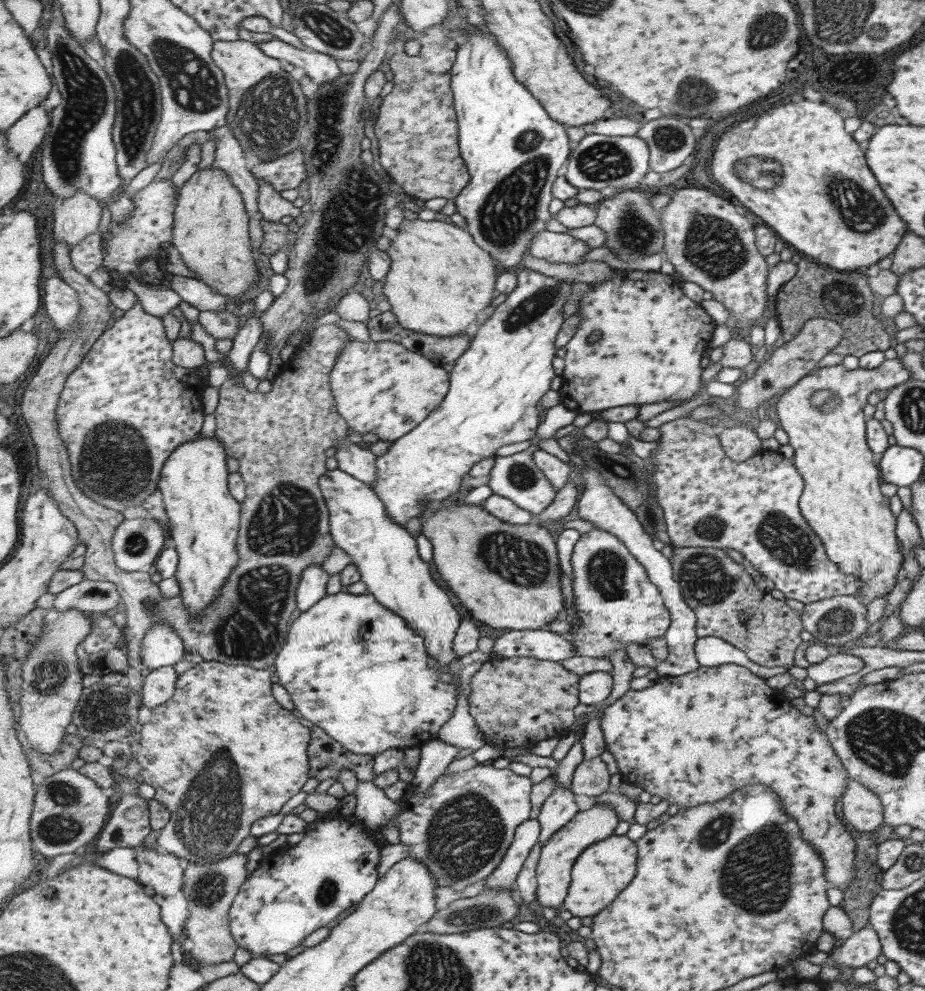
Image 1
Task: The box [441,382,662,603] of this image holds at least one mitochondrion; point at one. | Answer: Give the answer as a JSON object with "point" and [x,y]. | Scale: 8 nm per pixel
{"point":[523,562]}

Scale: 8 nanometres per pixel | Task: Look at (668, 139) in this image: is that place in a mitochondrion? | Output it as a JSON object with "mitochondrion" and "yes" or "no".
{"mitochondrion":"yes"}

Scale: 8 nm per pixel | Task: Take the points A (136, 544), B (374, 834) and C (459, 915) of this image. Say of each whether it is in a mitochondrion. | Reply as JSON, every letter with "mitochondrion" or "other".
{"A":"mitochondrion","B":"other","C":"mitochondrion"}

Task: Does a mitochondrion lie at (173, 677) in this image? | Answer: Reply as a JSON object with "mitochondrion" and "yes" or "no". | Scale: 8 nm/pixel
{"mitochondrion":"no"}

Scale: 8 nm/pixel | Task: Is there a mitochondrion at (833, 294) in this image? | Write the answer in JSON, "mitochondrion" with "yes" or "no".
{"mitochondrion":"yes"}

